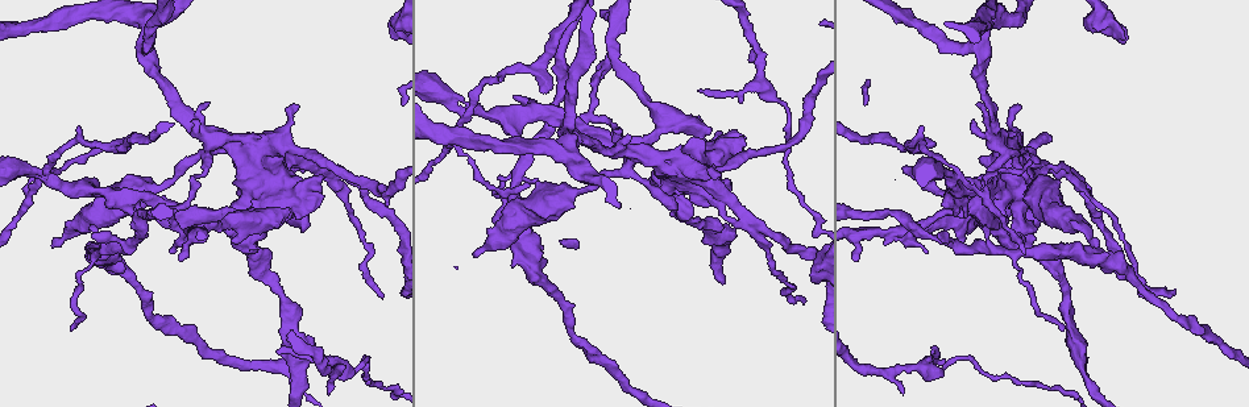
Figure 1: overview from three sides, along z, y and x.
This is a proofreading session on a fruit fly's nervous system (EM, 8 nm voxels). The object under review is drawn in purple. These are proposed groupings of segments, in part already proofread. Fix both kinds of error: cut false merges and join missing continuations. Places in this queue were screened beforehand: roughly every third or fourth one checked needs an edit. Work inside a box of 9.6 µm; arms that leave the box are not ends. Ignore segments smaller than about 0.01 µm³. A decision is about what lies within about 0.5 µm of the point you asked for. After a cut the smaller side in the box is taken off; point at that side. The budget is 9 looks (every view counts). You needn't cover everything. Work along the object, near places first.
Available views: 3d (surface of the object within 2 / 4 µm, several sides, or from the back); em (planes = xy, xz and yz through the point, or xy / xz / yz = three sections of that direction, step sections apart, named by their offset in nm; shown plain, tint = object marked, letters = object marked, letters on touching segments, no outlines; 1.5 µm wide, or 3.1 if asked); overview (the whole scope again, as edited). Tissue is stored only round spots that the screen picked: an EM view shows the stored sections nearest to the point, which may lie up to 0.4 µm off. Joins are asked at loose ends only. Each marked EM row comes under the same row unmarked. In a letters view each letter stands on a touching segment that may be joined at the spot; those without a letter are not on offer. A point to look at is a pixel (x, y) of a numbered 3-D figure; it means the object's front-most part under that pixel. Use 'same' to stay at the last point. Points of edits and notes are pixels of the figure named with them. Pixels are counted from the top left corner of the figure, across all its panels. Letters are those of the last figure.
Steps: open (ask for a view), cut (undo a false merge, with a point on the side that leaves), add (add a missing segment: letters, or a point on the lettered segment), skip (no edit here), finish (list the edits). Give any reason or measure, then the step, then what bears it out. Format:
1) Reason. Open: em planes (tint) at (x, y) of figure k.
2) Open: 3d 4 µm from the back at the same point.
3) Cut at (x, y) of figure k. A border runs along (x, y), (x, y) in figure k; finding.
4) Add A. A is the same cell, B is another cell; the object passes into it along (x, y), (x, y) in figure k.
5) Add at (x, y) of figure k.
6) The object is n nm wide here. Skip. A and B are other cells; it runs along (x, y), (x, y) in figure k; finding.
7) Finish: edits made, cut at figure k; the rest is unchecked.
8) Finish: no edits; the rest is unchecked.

Open: em xz step 8 (tint) at (368, 358) of figure 1.

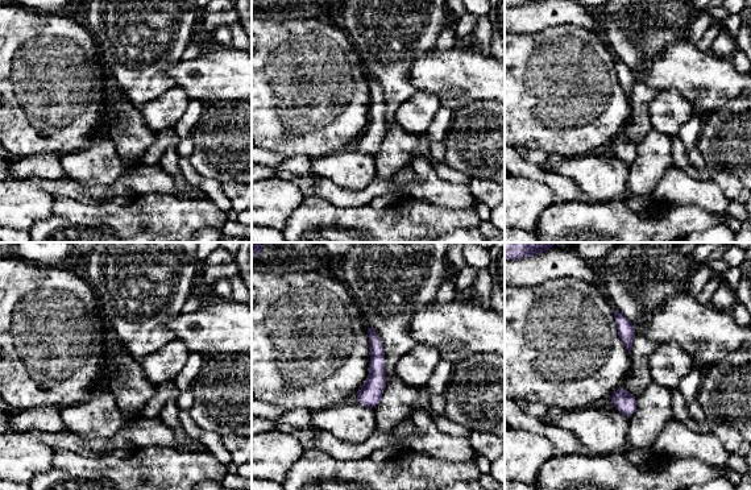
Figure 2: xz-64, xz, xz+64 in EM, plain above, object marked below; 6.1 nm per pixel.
Cut it another way. Open: em yz step 4 (letters) at the same point.

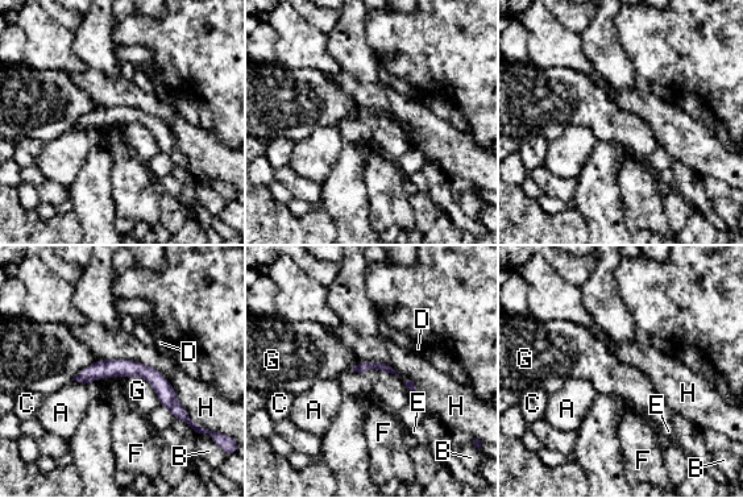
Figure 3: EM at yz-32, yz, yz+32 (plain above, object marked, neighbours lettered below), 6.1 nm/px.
The object is 70 nm wide here. Skip. A, B, C, D, E, F, G and H are other cells; a border runs along (351, 366), (401, 380) in figure 3; one neuron here.

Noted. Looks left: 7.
Calibre changes. Open: em xz step 4 (letters) at (142, 188) of figure 1.

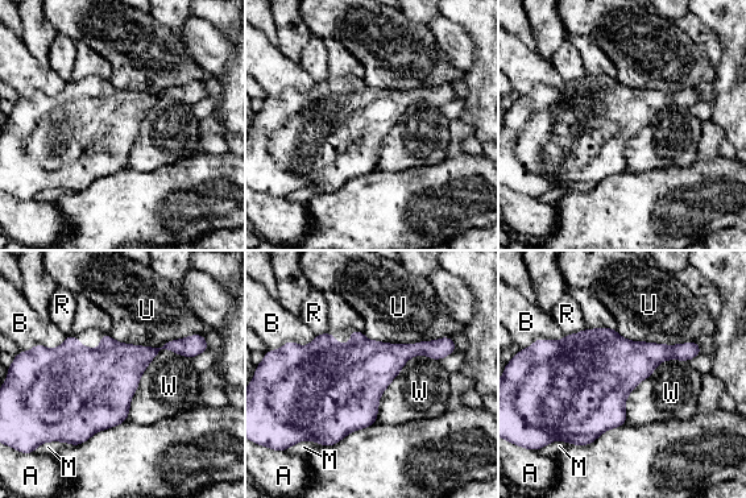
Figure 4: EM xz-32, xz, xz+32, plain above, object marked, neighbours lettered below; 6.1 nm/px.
The object is 500 nm wide here. Skip. A, B, M, R, U and W are other cells; a border runs along (189, 356), (149, 362), (125, 420) in figure 4; all the same neuron.

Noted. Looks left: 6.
Long arm stops here. Open: em planes (letters) at (1096, 244) of figure 1.

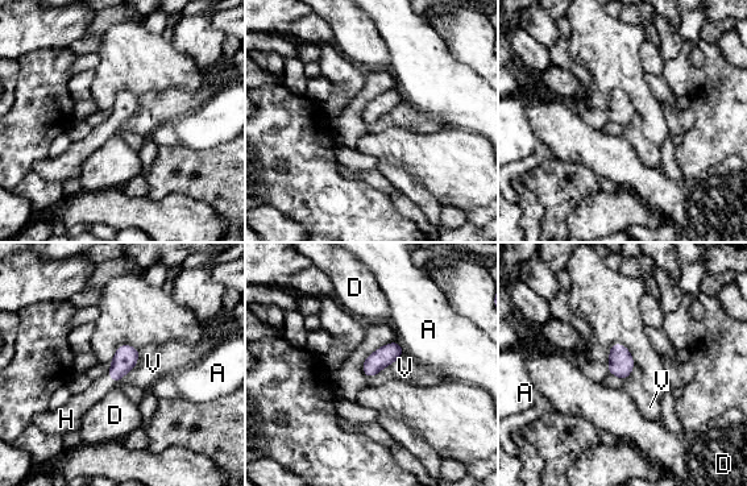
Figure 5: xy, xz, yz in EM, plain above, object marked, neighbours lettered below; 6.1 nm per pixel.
Add at (81, 403) of figure 5. H is the same cell, A, D and V are other cells; the object passes into it along (125, 358), (111, 378), (81, 403) in figure 5; the neuron continues.

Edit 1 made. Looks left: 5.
Redraw. Open: overview.

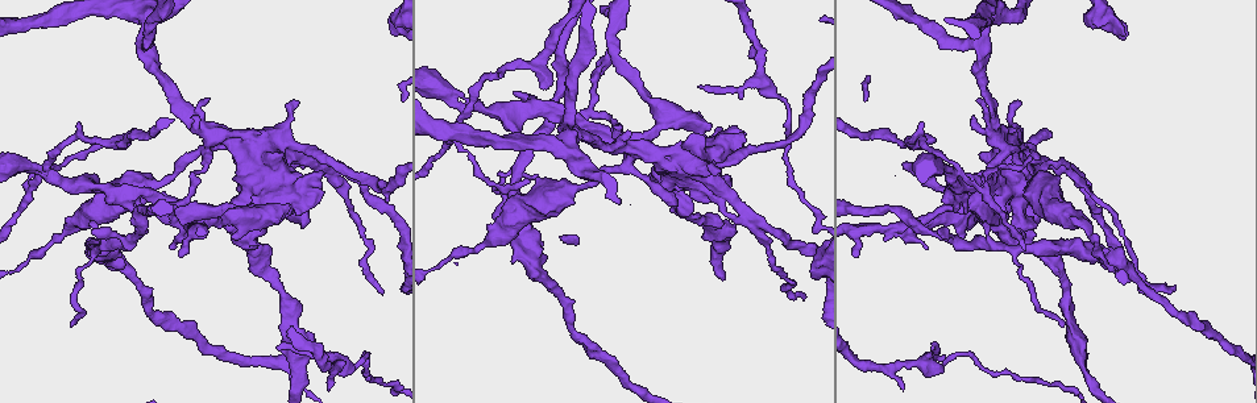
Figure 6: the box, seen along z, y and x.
An open end. Open: 3d 4 µm at (197, 118) of figure 6.

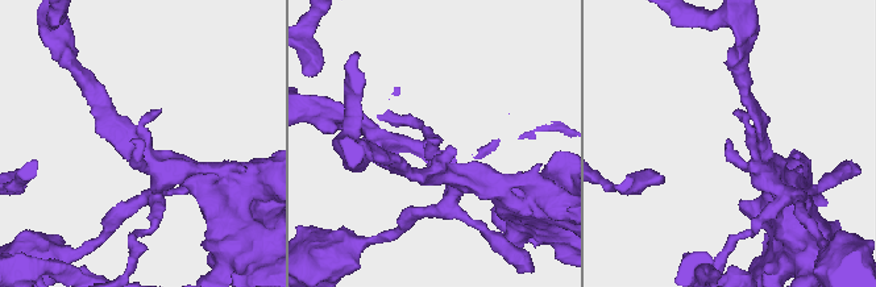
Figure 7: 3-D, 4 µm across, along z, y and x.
Open: em planes (letters) at (728, 139) of figure 7.

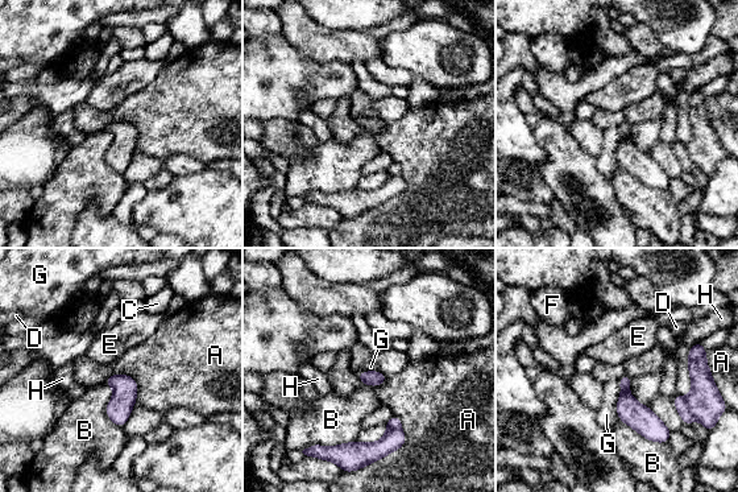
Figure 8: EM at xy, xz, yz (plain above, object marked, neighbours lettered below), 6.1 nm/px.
Cut at (680, 402) of figure 8. A, B, C, D, E, F, G and H are other cells; a second neuron is stuck on.

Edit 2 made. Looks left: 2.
Finish: edits made, add at figure 5, cut at figure 8; the rest is unchecked.

